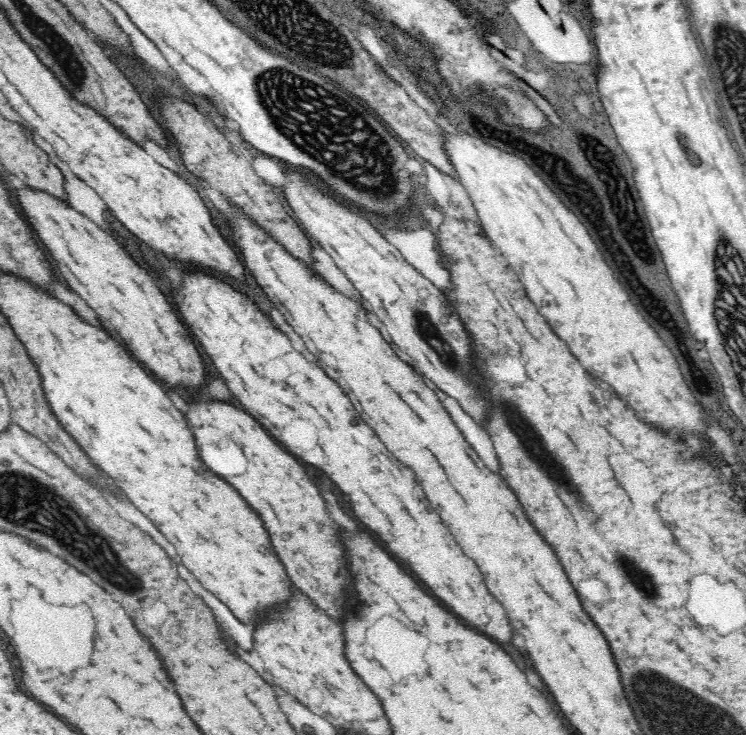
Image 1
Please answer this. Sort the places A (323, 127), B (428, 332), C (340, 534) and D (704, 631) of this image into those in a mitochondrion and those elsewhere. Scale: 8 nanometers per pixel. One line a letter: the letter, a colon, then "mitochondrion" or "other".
A: mitochondrion
B: mitochondrion
C: other
D: other

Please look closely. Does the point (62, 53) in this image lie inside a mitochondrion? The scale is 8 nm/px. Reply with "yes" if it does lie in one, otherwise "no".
yes

